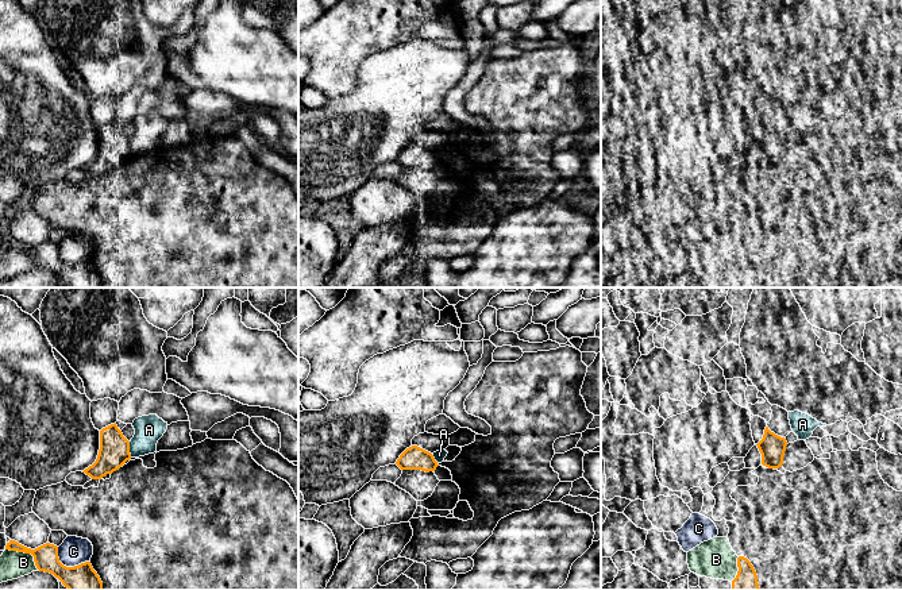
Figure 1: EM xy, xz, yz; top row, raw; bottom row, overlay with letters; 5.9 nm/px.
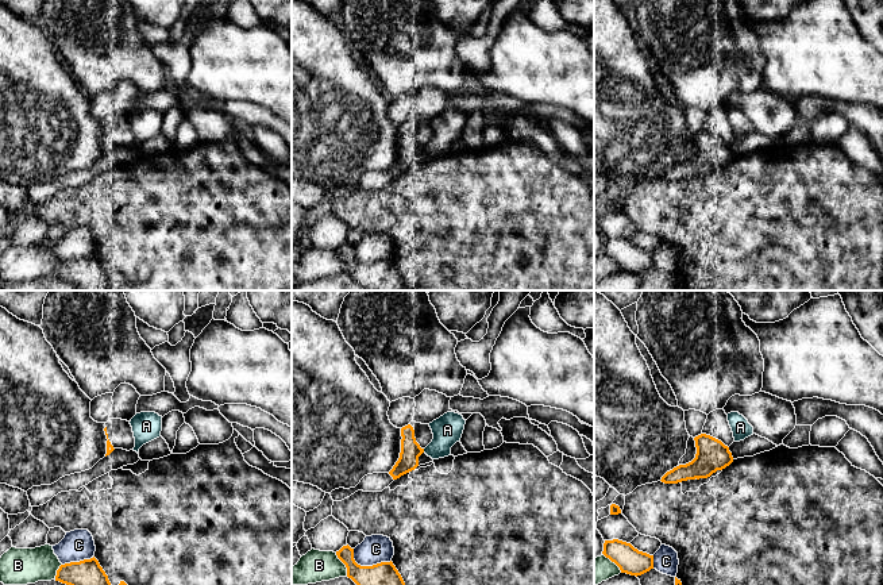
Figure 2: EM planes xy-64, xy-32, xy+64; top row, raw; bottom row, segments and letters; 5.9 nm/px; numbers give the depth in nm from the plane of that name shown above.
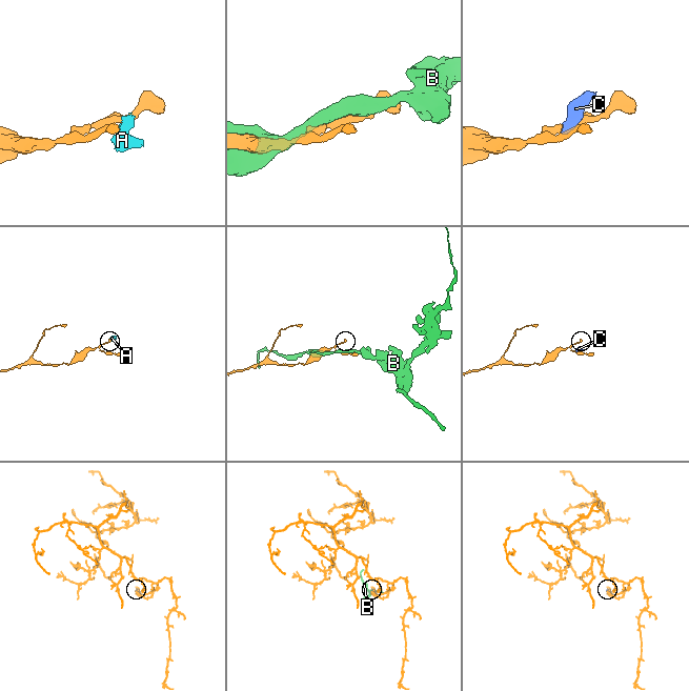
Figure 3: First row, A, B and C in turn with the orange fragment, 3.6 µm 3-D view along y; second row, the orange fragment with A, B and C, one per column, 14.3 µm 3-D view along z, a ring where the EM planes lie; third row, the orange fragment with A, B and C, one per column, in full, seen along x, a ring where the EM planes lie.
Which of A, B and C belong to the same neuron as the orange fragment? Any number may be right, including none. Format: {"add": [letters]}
{"add": []}

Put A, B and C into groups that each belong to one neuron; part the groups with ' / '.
A / B / C

